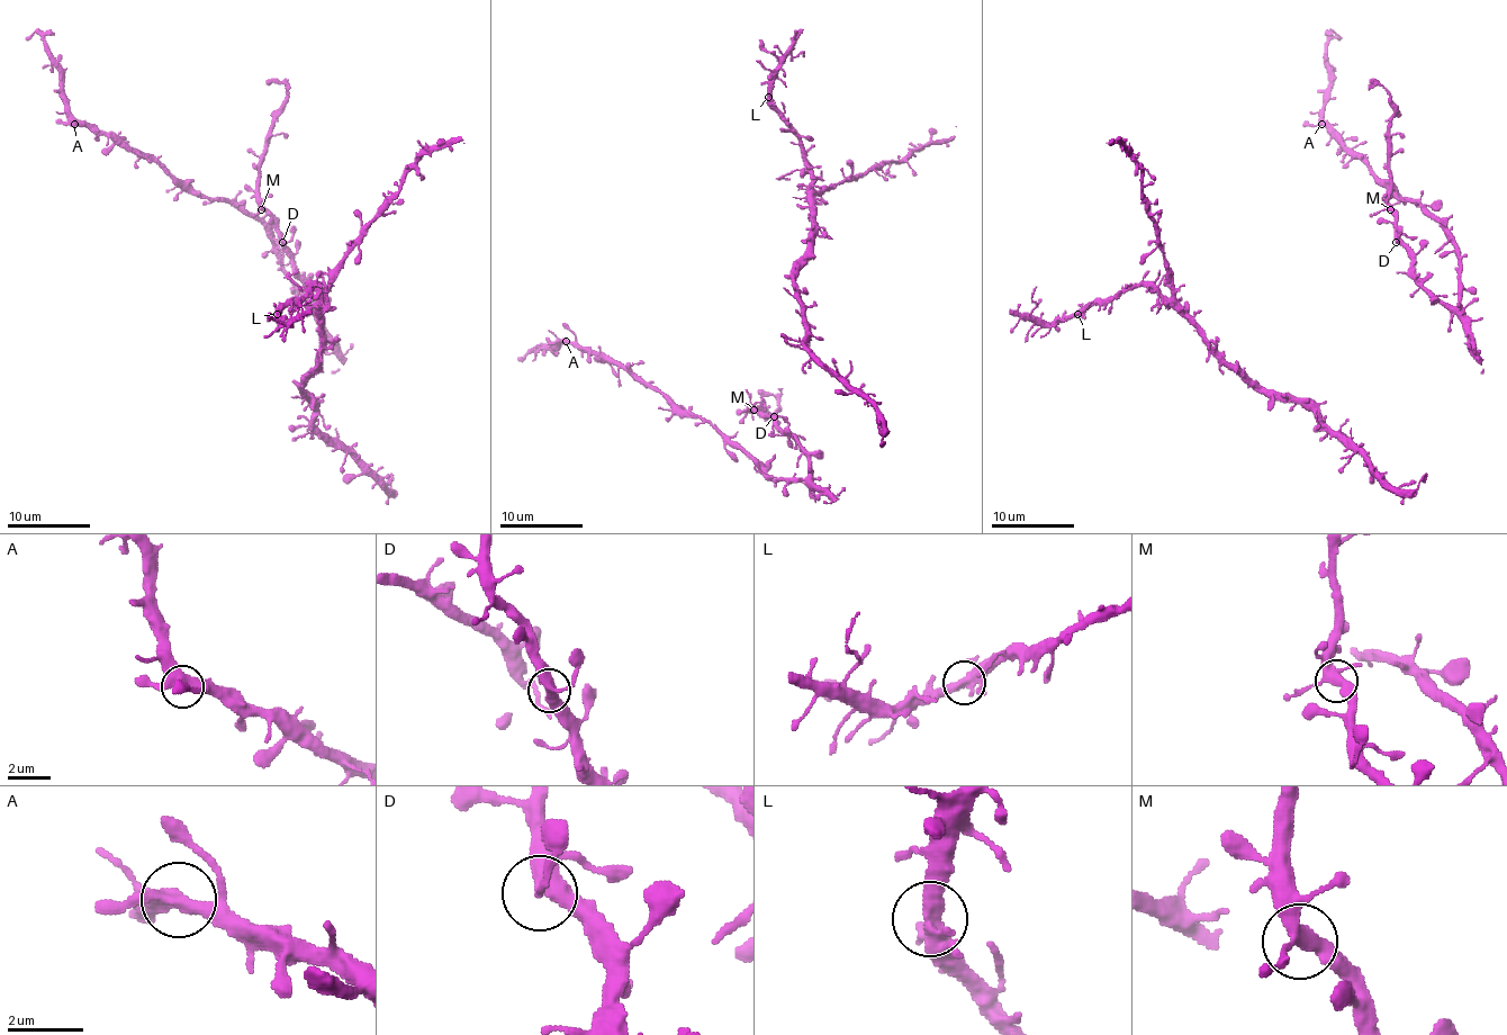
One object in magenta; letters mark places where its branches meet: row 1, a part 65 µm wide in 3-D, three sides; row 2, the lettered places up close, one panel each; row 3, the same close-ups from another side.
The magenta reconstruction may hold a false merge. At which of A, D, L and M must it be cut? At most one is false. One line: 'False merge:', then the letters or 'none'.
False merge: none

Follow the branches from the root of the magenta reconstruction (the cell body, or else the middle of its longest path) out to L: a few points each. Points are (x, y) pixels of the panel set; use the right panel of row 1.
L: (1427, 474), (1417, 486), (1390, 488), (1313, 408), (1271, 398), (1253, 388), (1153, 288), (1129, 286), (1077, 313)

